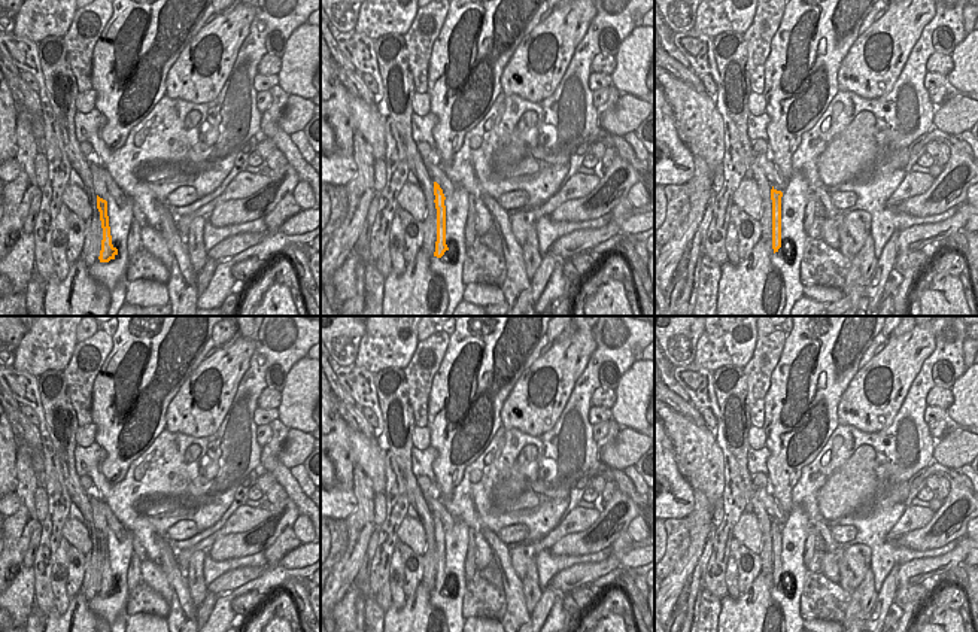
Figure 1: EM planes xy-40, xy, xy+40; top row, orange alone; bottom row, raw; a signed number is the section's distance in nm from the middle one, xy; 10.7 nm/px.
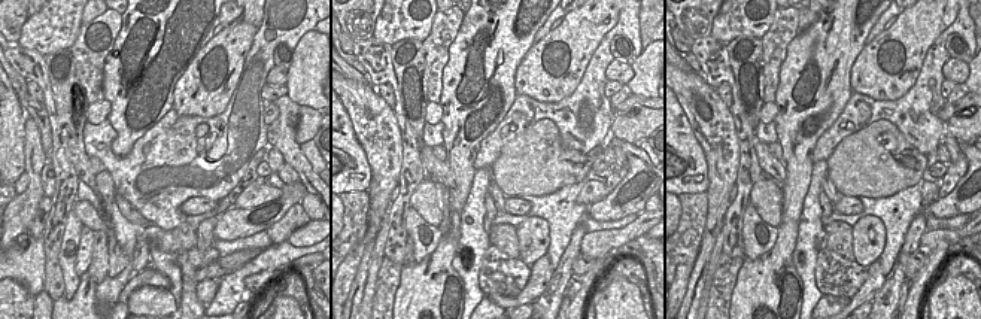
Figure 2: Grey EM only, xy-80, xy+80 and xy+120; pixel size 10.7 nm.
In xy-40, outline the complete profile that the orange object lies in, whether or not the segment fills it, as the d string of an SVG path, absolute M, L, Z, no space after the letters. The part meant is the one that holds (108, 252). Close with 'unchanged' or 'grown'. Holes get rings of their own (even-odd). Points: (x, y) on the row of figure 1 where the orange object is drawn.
M97 195L97 209L100 212L100 221L103 228L103 240L101 240L101 250L100 250L100 262L109 262L115 259L118 255L118 249L112 244L110 227L109 227L109 216L107 216L107 201Z; unchanged

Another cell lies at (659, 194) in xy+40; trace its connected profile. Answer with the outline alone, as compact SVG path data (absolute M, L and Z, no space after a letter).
M654 185L654 231L663 224L666 216L666 195L663 186Z

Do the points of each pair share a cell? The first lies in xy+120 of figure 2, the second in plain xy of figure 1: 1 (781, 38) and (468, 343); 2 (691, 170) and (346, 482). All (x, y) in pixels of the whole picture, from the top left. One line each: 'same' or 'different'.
1: different
2: different

